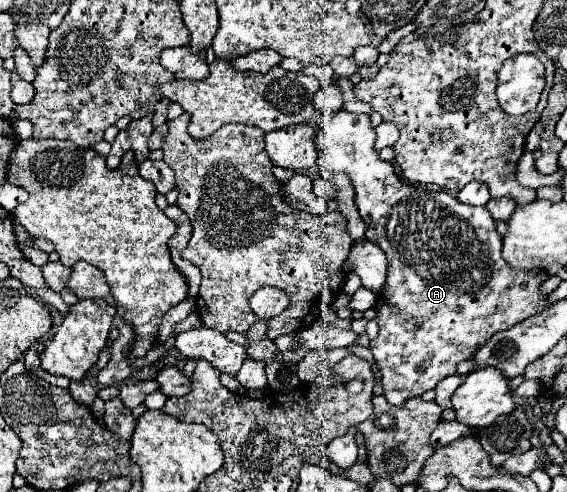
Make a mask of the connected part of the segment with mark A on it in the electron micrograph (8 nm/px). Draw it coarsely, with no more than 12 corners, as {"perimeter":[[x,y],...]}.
{"perimeter":[[369,115],[315,129],[389,261],[385,399],[549,307],[485,207],[397,177]]}

